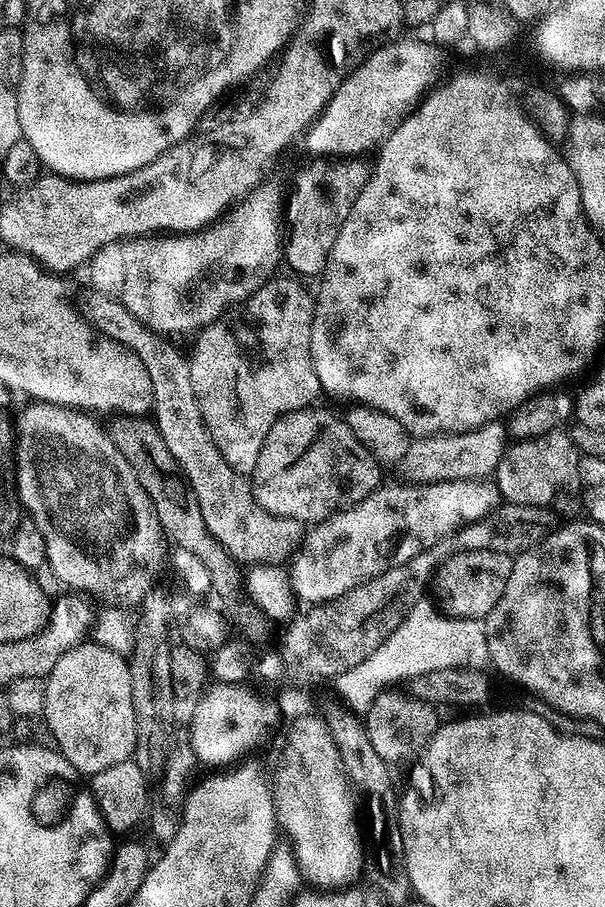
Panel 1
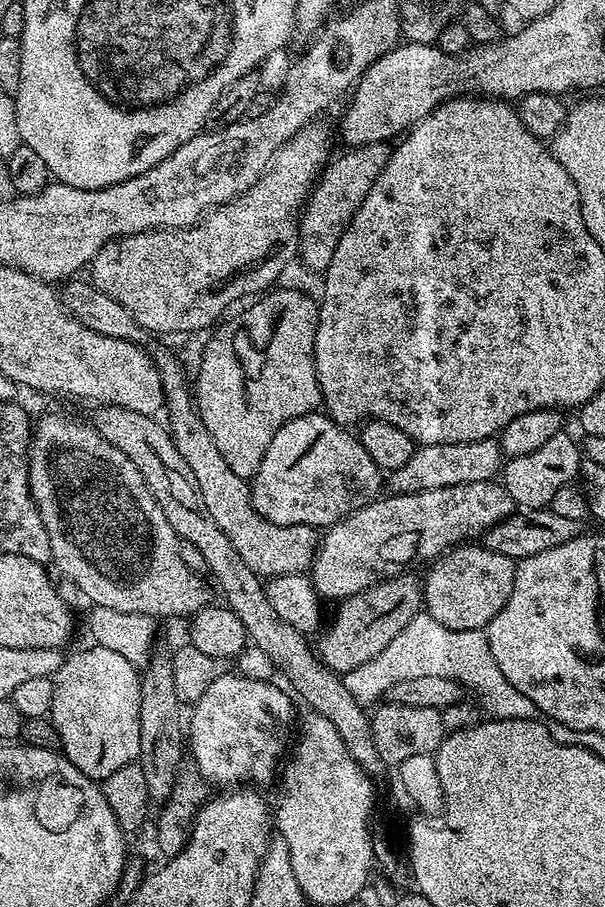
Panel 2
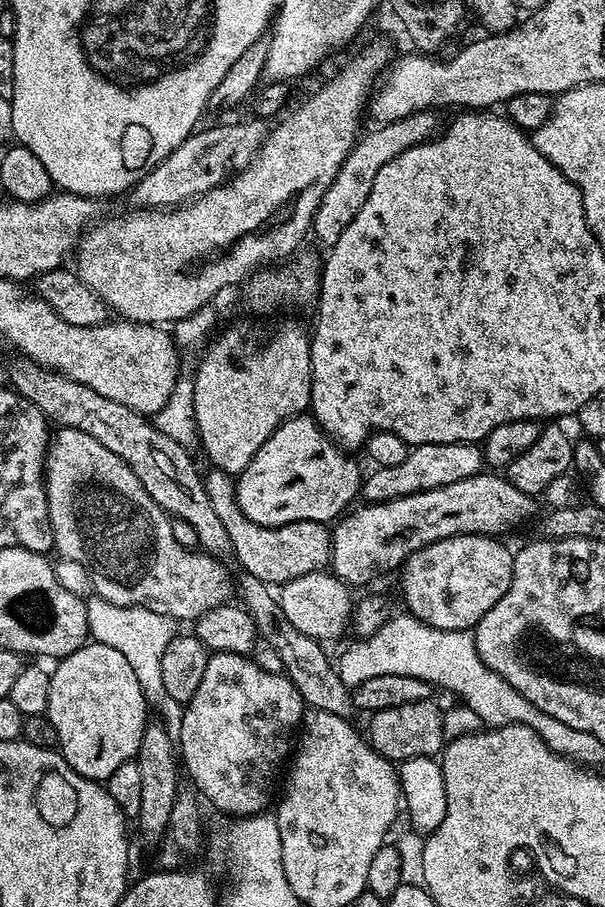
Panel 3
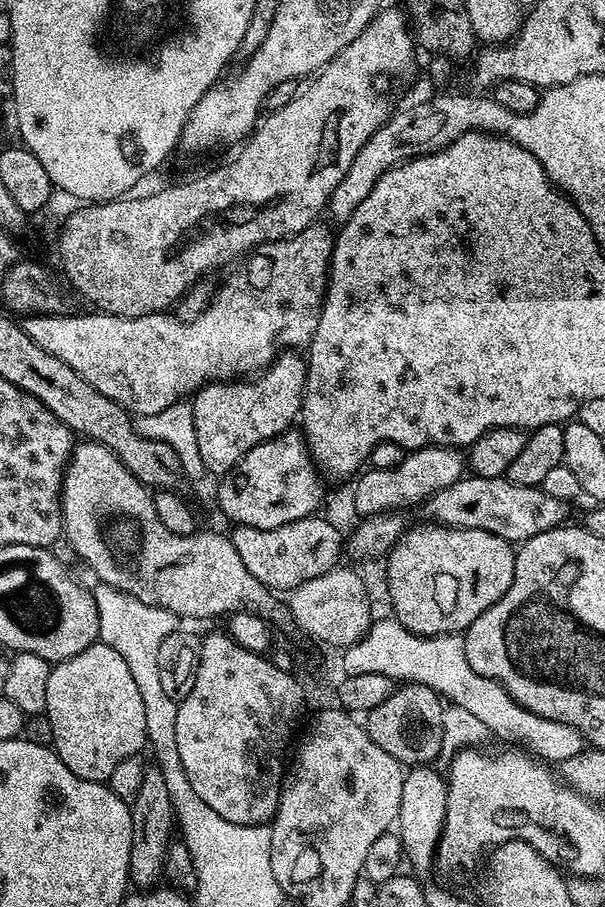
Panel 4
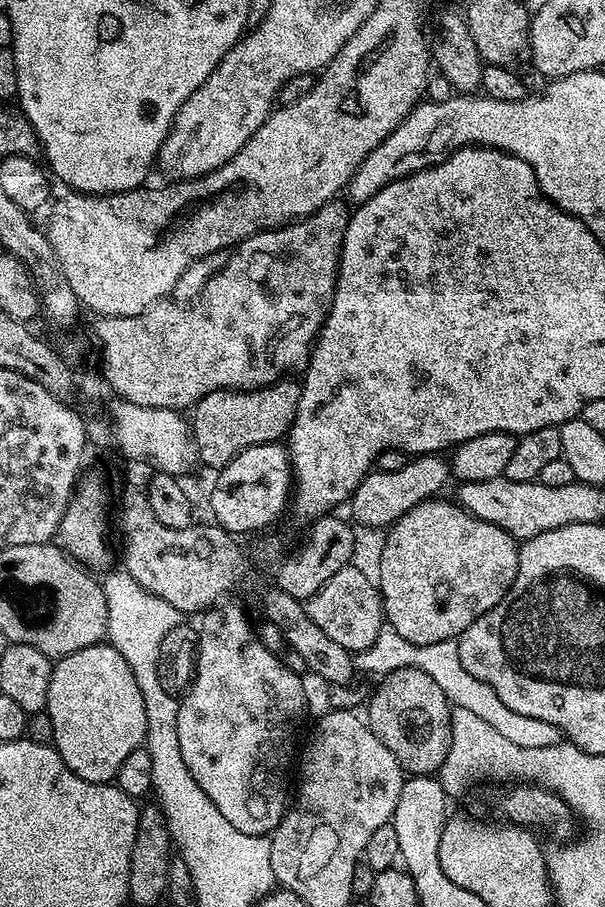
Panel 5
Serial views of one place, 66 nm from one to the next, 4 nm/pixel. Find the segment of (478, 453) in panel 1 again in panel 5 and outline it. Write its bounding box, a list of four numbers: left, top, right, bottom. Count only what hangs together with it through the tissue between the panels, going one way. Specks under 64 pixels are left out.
[350,454,450,530]

